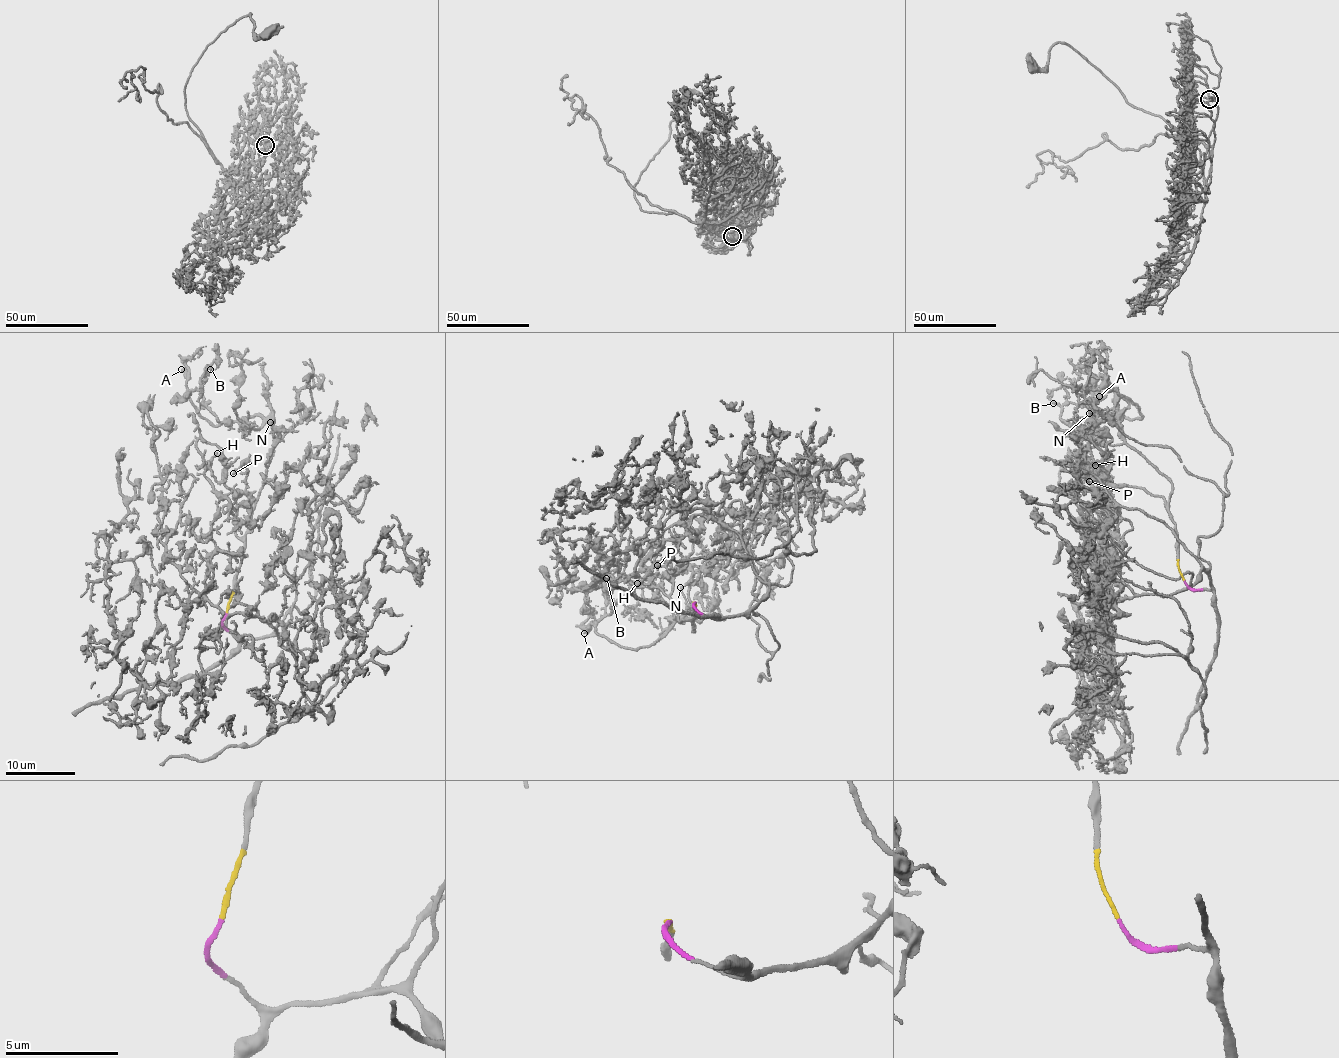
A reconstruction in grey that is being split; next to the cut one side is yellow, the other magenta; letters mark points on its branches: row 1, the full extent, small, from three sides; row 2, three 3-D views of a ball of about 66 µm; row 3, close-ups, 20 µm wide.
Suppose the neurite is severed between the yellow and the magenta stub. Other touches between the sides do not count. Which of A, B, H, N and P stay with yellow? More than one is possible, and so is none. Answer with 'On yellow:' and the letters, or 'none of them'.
On yellow: A, B, H, N, P

